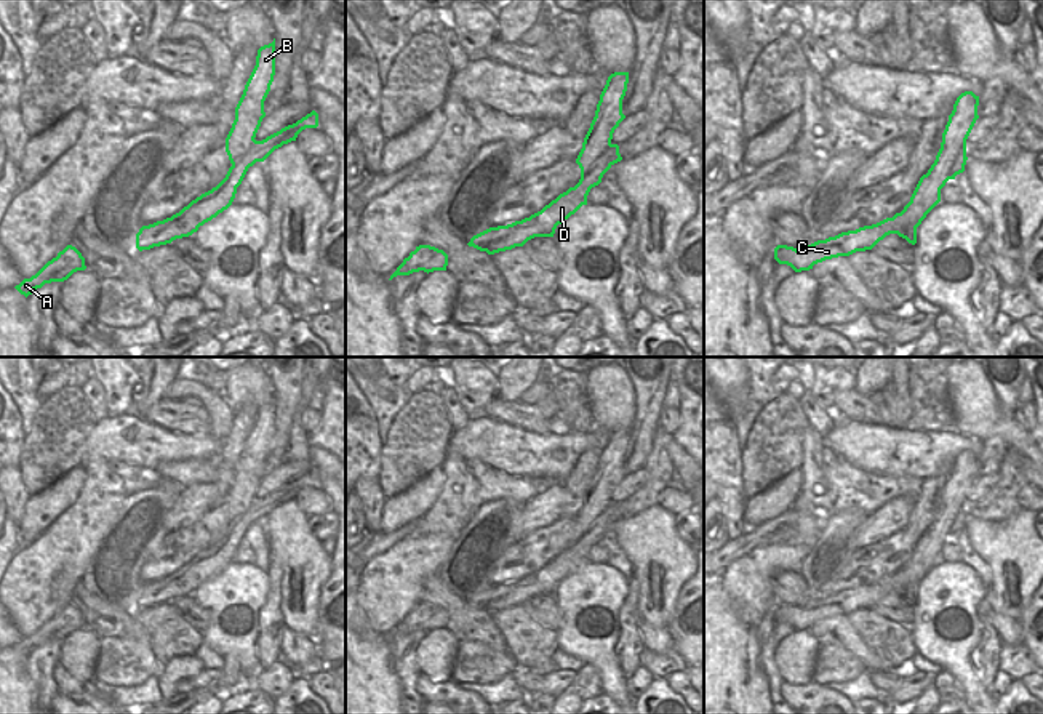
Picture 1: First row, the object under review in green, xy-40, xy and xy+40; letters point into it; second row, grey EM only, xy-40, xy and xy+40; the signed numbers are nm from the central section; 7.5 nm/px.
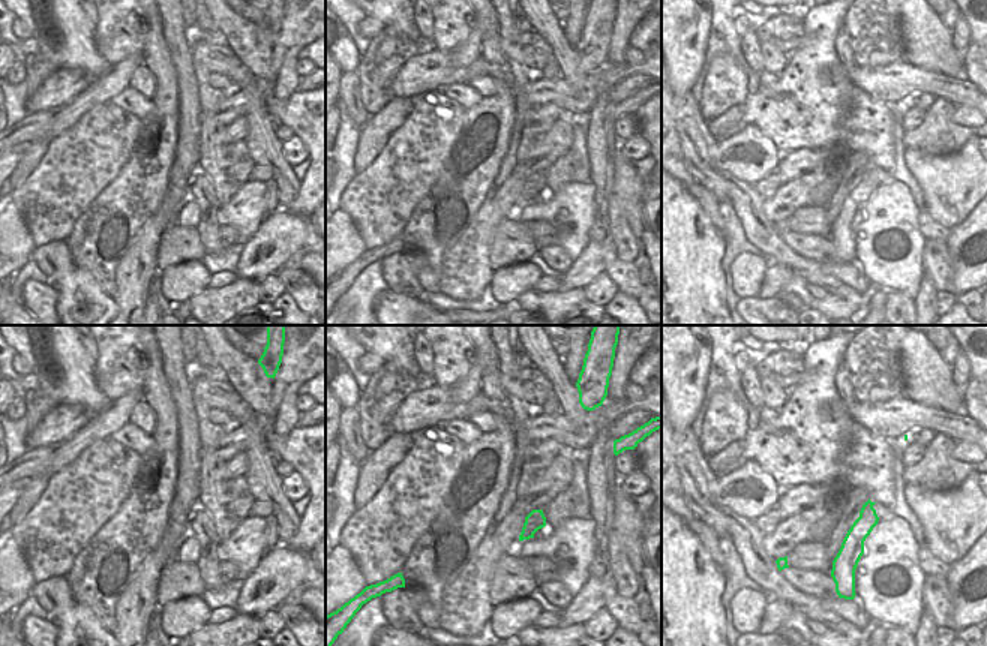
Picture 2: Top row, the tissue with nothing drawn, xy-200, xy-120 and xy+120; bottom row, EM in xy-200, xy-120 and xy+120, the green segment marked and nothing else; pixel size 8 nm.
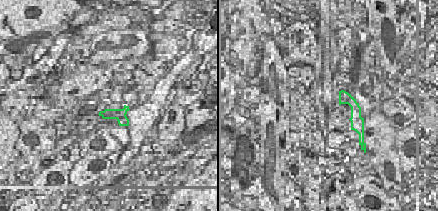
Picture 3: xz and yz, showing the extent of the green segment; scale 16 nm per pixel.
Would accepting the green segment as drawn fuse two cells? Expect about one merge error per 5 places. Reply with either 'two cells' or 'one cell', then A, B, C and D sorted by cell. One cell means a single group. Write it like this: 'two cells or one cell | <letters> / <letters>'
two cells | A C D / B

